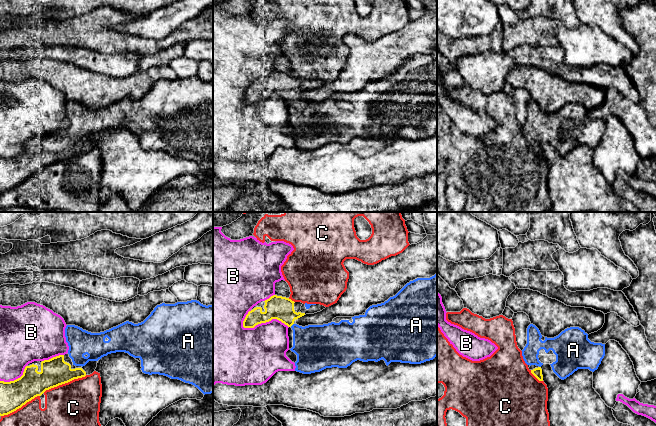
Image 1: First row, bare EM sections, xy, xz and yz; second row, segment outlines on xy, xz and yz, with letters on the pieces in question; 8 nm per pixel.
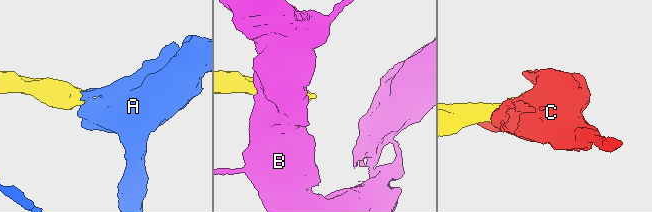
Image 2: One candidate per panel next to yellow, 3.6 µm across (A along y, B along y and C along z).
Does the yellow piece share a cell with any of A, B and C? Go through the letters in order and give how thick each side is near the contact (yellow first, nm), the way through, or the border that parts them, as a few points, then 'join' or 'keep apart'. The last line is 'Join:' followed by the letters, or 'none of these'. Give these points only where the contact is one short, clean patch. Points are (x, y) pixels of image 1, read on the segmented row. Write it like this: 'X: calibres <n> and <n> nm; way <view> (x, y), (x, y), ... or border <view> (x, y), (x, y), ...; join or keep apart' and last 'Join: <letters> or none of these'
A: calibres 190 and 340 nm; way xz (281, 308), (287, 315), (291, 325), (309, 342), (315, 345); join
B: calibres 190 and 420 nm; keep apart
C: calibres 220 and 360 nm; keep apart
Join: A

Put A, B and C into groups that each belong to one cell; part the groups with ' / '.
A / B / C

